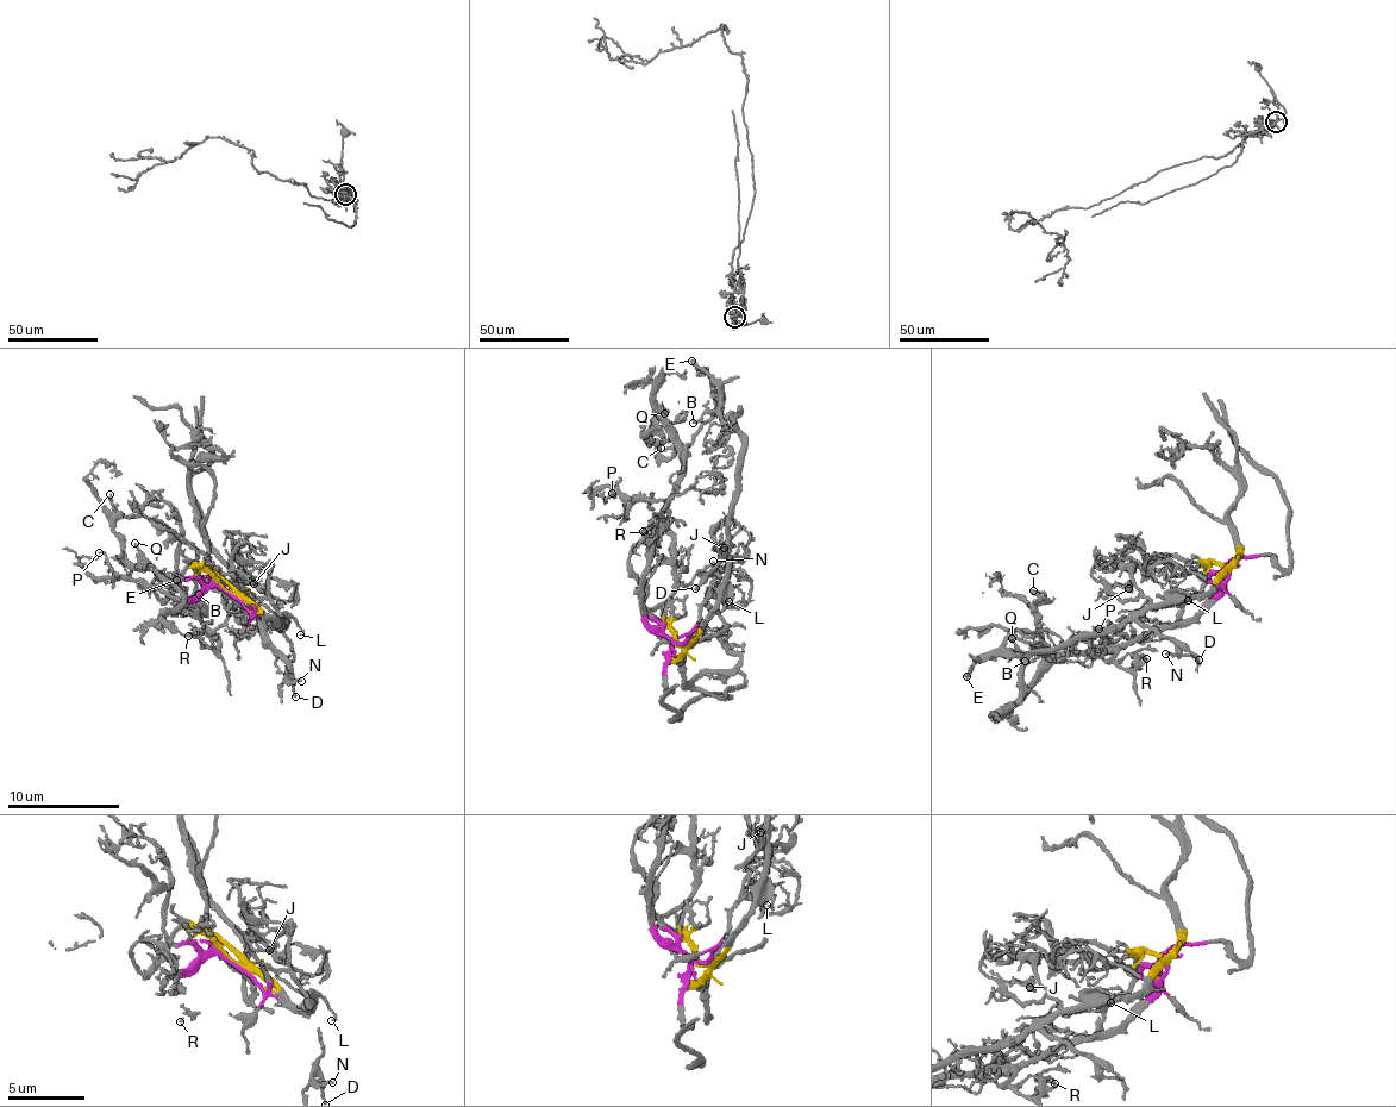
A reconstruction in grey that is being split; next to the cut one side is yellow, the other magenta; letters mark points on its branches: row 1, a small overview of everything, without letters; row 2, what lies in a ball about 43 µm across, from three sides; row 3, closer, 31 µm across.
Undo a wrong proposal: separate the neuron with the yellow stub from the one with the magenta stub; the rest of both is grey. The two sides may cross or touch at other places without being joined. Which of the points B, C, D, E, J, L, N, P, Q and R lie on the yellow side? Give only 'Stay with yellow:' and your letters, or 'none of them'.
Stay with yellow: B, D, E, J, L, N

